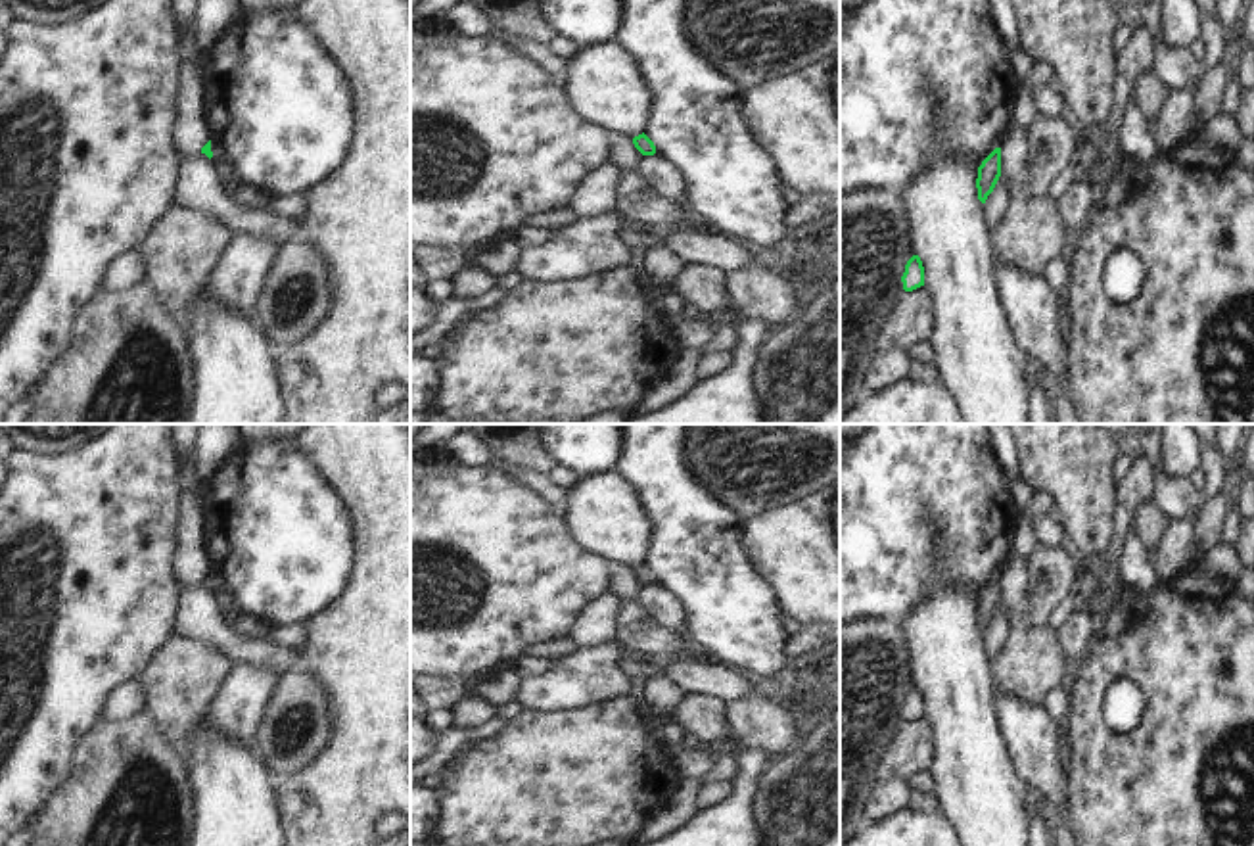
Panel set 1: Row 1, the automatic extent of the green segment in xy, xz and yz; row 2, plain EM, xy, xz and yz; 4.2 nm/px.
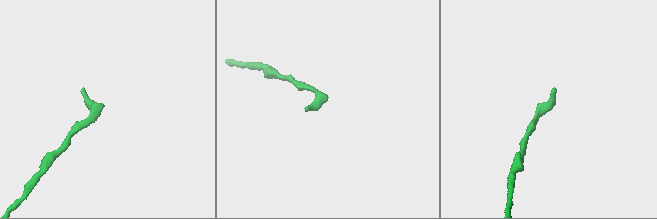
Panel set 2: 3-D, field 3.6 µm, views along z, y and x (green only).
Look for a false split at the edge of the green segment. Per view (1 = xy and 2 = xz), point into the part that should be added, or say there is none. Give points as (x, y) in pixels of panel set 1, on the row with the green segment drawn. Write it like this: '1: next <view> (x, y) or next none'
1: next none
2: next none

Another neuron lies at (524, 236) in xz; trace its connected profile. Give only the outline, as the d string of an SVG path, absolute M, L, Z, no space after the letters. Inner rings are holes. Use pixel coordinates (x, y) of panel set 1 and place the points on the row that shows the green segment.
M520 226L516 232L510 234L510 240L518 247L537 247L541 244L546 244L552 238L552 230L546 228L527 228Z

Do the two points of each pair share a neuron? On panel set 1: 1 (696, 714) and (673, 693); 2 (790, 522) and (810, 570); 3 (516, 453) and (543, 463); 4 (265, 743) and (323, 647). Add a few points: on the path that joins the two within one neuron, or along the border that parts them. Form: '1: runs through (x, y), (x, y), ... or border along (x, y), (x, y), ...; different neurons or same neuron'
1: border along (687, 693), (670, 716); different neurons
2: runs through (790, 534), (810, 559); same neuron
3: runs through (522, 453), (537, 459); same neuron
4: border along (298, 666), (321, 683), (330, 710); different neurons

